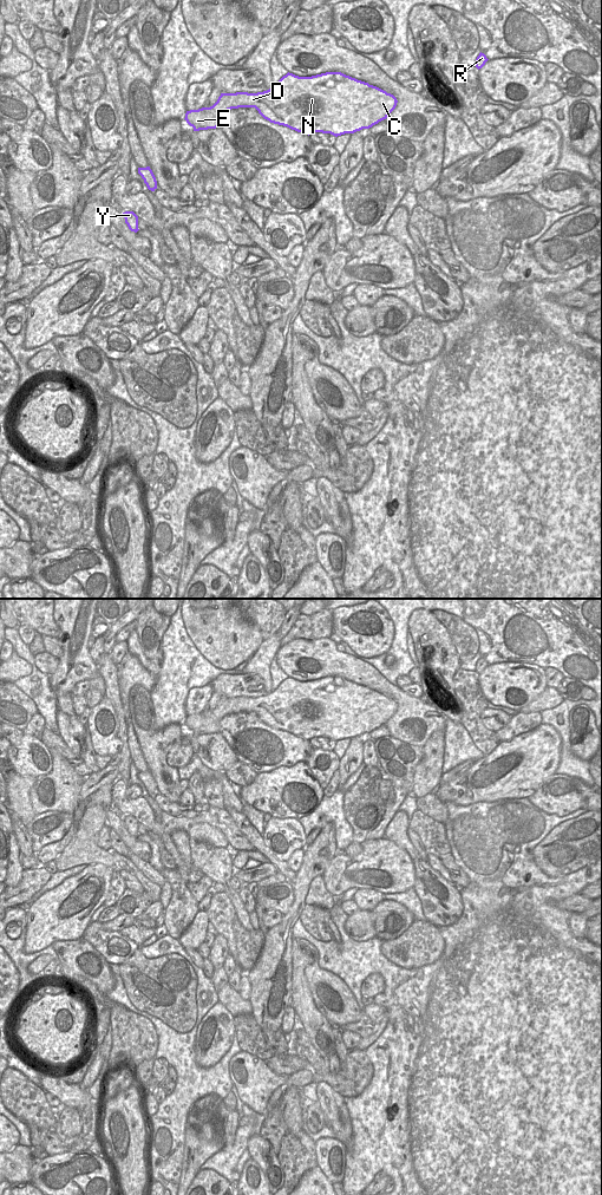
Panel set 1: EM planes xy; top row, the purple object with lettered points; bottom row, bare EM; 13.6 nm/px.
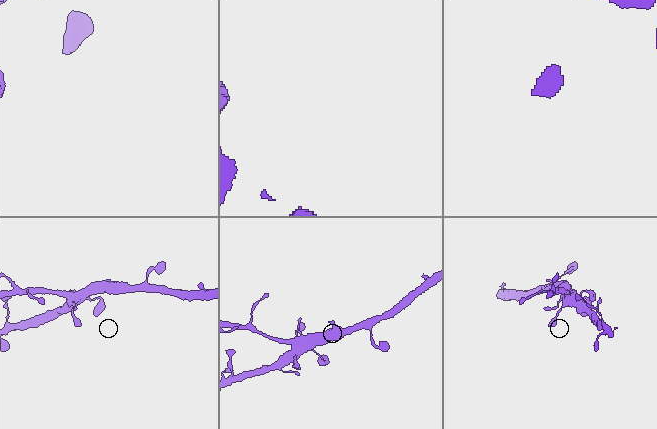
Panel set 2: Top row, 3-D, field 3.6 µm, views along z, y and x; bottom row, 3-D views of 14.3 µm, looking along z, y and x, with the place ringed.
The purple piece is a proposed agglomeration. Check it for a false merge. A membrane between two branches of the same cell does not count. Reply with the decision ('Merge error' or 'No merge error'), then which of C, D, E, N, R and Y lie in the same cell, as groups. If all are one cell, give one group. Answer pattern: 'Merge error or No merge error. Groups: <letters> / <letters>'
No merge error. Groups: C D E N R Y.

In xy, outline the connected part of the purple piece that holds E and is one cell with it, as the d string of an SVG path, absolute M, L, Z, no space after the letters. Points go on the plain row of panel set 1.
M288 677L276 690L263 697L221 698L212 711L187 716L184 724L194 736L216 733L220 732L223 717L238 712L255 712L270 727L308 740L322 737L338 742L372 732L386 724L397 707L393 699L341 677L326 677L312 681L299 681Z

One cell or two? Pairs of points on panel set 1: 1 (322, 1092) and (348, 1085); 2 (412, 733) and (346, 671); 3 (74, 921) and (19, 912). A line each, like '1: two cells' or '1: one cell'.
1: two cells
2: one cell
3: two cells

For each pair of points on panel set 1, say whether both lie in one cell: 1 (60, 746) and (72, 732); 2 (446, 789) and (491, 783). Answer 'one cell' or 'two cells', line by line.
1: two cells
2: one cell

